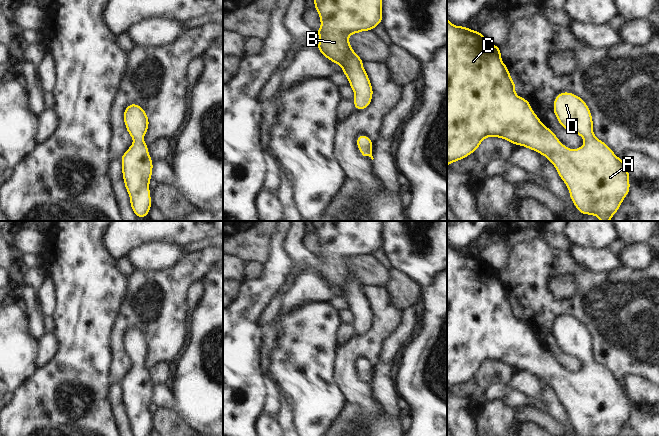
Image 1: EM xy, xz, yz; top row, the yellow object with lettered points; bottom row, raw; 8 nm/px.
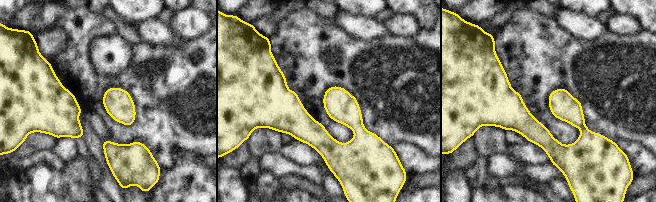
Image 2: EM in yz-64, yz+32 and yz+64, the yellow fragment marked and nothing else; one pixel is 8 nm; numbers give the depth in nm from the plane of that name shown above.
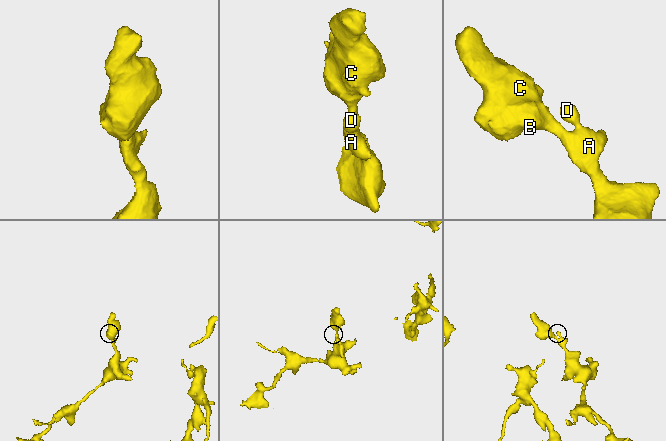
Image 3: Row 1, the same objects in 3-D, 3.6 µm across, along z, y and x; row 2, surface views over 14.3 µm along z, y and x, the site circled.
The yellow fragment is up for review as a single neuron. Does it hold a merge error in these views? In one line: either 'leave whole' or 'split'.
leave whole

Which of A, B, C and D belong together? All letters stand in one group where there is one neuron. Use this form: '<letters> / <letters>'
A B C D

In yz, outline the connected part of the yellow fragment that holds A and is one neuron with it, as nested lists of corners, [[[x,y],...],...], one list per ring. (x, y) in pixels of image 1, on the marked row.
[[[447,18],[447,167],[474,153],[485,138],[502,138],[513,145],[526,147],[545,156],[565,183],[570,199],[579,213],[594,215],[601,221],[610,221],[629,194],[630,173],[625,161],[616,156],[604,141],[596,138],[593,117],[586,102],[572,92],[560,92],[553,102],[553,112],[562,128],[585,140],[580,148],[572,150],[562,144],[555,133],[541,122],[529,100],[518,96],[515,87],[509,69],[501,59],[501,48],[489,42],[480,31],[455,26]]]

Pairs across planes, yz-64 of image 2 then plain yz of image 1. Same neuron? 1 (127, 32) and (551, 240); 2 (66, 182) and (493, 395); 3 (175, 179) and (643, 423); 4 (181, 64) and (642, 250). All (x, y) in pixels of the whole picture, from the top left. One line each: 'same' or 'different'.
1: same
2: different
3: same
4: different

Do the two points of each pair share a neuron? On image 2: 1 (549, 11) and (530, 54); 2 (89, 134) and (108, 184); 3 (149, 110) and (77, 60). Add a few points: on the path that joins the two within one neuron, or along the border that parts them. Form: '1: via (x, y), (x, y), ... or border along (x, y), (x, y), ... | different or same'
1: border along (534, 10), (553, 18) | different
2: via (95, 146), (106, 172) | same
3: via (135, 90), (127, 82), (97, 82), (95, 80) | same

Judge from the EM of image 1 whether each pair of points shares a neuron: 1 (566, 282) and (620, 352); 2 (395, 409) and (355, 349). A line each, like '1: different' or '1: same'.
1: different
2: different

